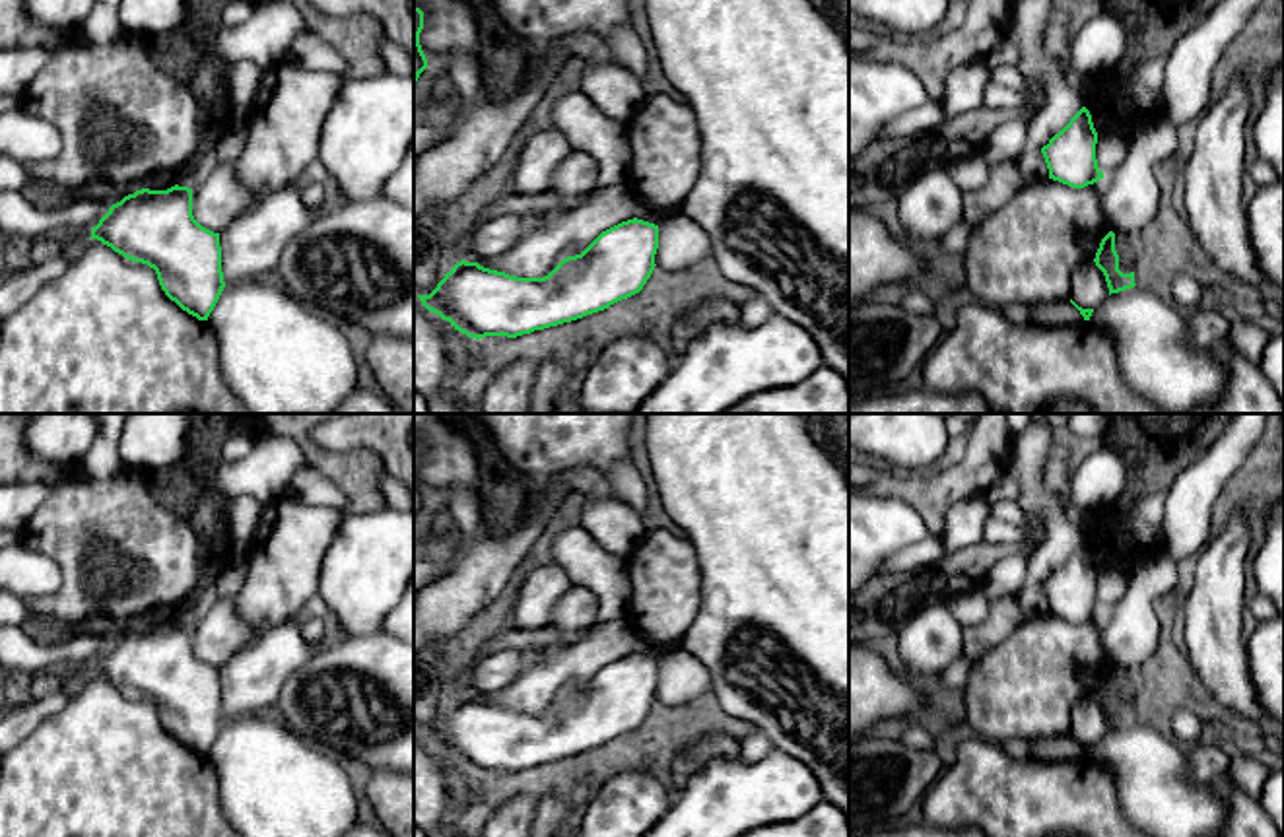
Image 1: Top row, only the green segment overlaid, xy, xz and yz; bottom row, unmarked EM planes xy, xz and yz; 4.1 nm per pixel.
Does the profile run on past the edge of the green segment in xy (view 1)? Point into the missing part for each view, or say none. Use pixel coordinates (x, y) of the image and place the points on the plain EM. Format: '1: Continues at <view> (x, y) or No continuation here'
1: No continuation here

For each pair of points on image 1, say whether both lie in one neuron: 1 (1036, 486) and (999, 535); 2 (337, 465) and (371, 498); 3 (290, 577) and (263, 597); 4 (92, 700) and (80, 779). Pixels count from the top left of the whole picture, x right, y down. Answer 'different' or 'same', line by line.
1: different
2: same
3: same
4: same

